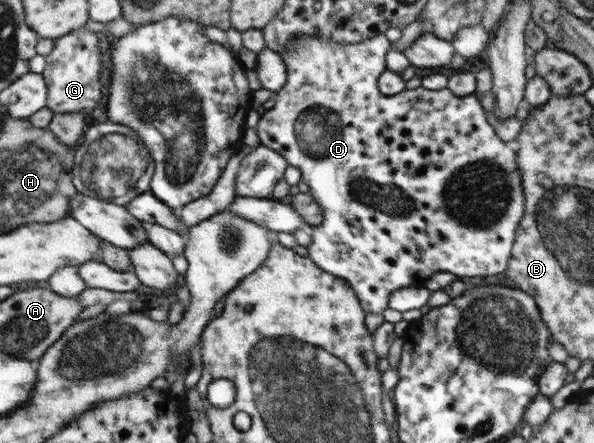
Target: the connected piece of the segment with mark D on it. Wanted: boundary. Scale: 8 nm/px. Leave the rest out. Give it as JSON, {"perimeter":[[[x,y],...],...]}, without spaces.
{"perimeter":[[[300,34],[291,42],[288,52],[280,52],[287,64],[286,85],[276,92],[275,104],[260,116],[257,135],[260,144],[279,152],[290,166],[301,170],[302,182],[308,184],[309,194],[320,205],[324,222],[314,226],[310,231],[311,243],[307,246],[308,257],[326,272],[344,279],[365,305],[366,312],[382,314],[388,306],[388,298],[395,290],[406,286],[424,288],[426,280],[434,272],[451,272],[457,277],[485,278],[502,274],[509,268],[512,259],[516,230],[524,212],[524,191],[521,185],[521,174],[517,165],[517,151],[514,145],[504,142],[494,128],[486,122],[484,108],[480,106],[476,94],[458,97],[448,88],[427,90],[422,87],[414,90],[405,89],[393,96],[379,92],[378,78],[386,70],[386,54],[390,42],[386,35],[380,34],[361,43],[346,44],[333,40],[322,40],[317,35]]]}

